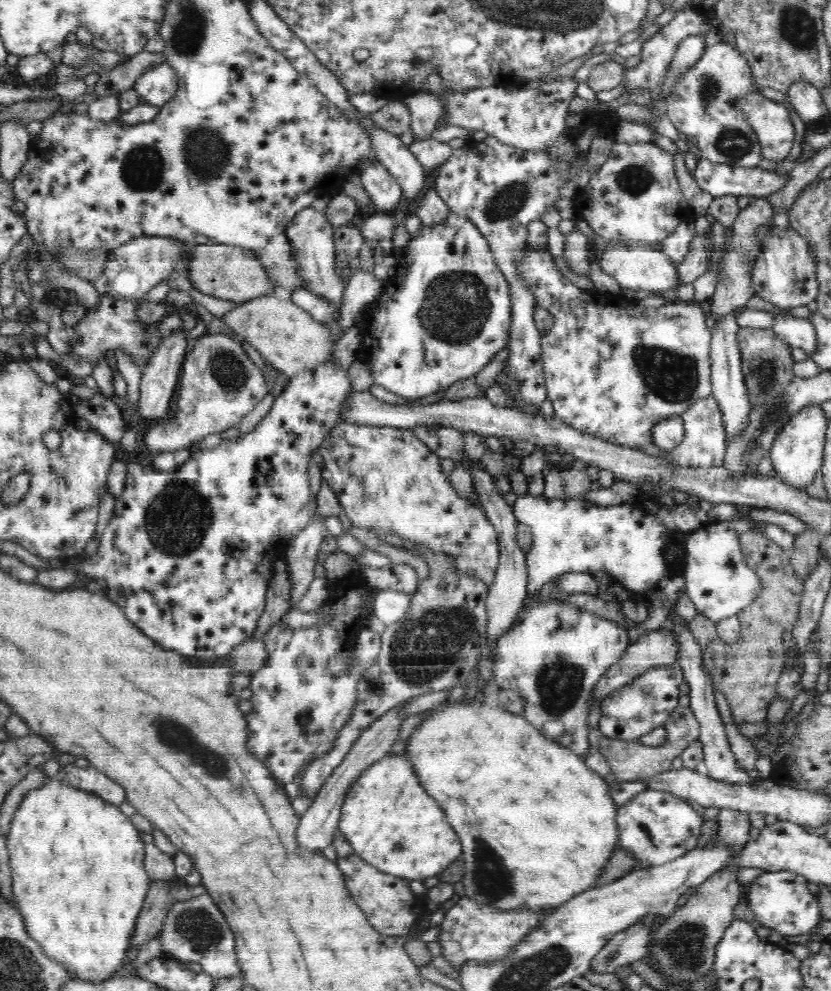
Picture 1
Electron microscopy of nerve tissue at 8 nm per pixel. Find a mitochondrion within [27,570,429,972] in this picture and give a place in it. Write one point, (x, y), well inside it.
(177, 737)

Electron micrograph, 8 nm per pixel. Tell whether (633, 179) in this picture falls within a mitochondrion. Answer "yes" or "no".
yes

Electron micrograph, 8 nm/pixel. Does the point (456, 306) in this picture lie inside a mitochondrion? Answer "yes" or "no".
yes

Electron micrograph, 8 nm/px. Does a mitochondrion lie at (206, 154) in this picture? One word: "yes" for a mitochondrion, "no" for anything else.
yes

